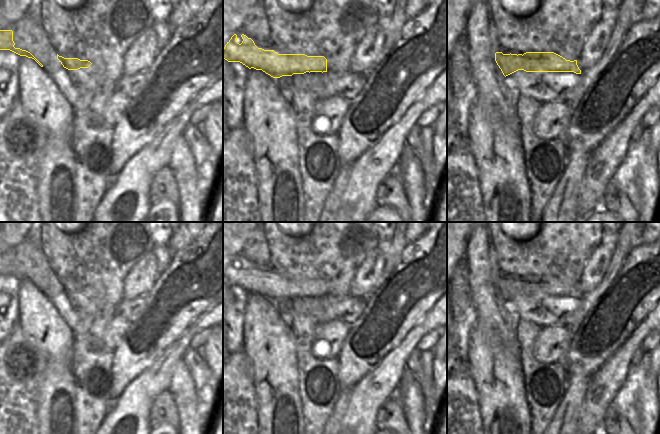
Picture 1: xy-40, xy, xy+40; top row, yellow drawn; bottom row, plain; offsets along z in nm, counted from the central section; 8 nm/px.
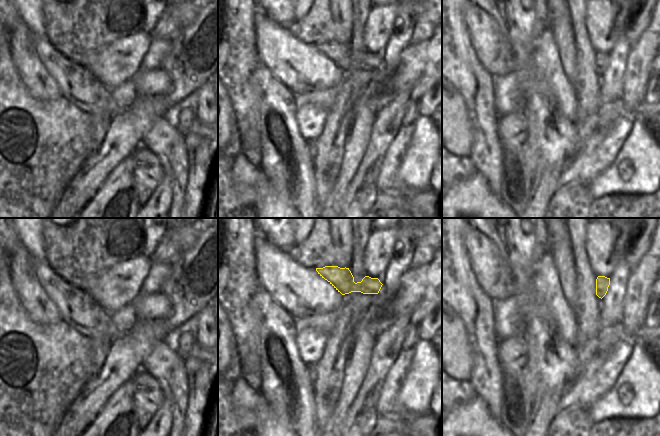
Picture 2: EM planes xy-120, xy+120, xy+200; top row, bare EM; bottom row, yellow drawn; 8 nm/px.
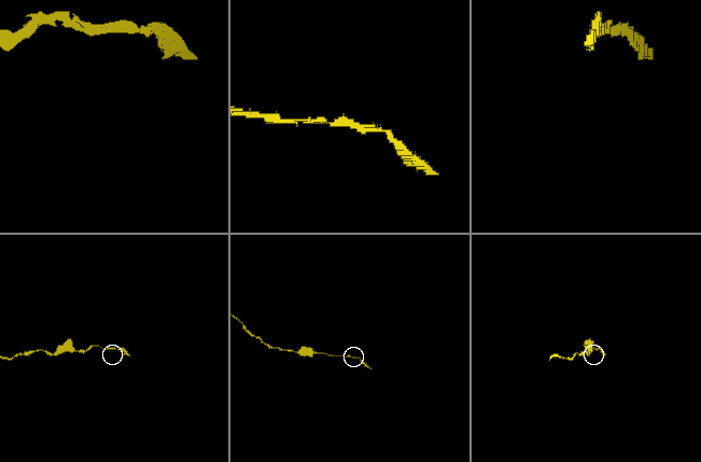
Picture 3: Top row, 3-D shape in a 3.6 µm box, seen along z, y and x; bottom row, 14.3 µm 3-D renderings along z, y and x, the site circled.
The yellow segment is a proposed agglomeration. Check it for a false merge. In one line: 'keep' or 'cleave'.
keep

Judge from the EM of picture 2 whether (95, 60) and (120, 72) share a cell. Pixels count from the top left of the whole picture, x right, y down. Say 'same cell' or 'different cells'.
same cell

